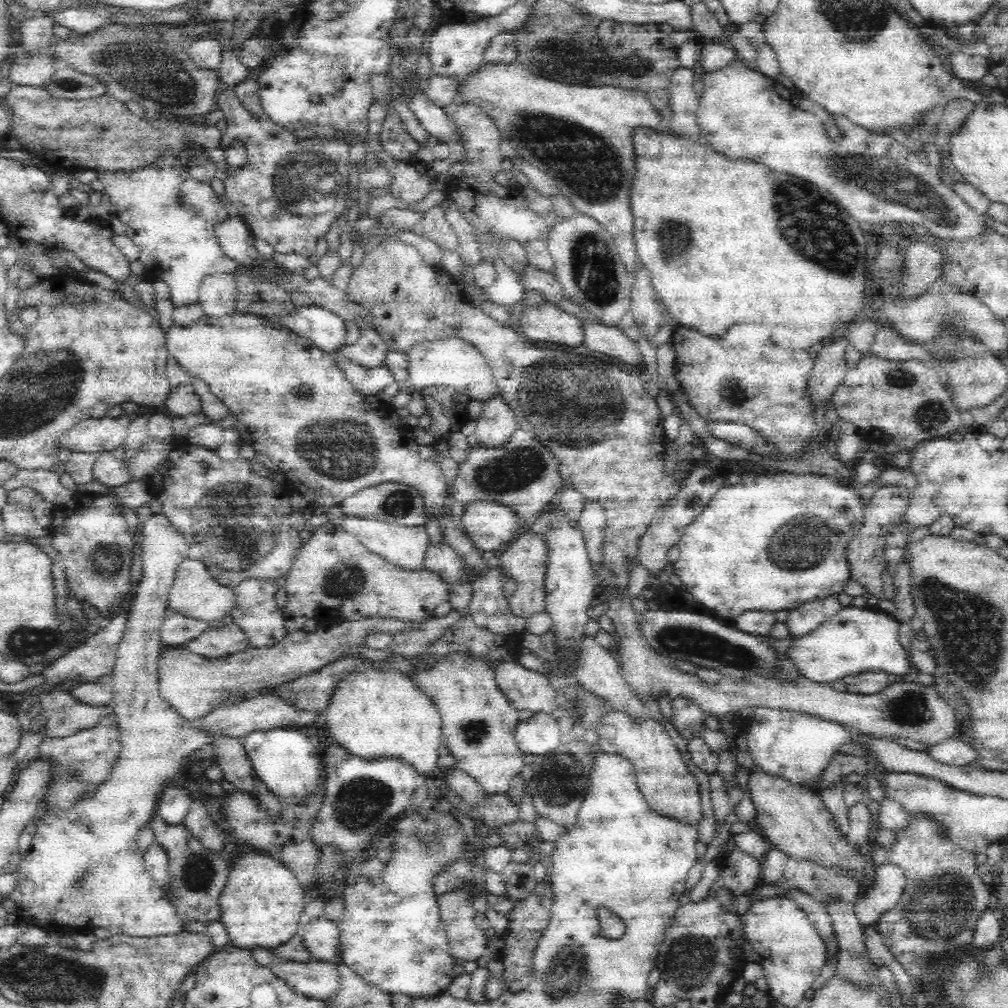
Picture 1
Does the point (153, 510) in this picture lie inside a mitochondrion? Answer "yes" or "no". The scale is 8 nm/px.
no

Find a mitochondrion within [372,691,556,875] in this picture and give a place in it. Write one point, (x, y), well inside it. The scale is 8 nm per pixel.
(429, 836)

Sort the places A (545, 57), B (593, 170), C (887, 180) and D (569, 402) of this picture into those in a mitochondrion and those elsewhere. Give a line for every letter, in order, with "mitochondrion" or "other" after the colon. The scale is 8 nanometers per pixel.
A: mitochondrion
B: mitochondrion
C: mitochondrion
D: mitochondrion

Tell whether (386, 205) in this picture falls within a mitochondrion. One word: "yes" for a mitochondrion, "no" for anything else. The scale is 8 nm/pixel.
no

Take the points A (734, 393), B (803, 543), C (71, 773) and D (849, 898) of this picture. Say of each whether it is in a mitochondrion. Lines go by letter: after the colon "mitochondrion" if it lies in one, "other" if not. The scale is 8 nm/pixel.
A: mitochondrion
B: mitochondrion
C: mitochondrion
D: other

